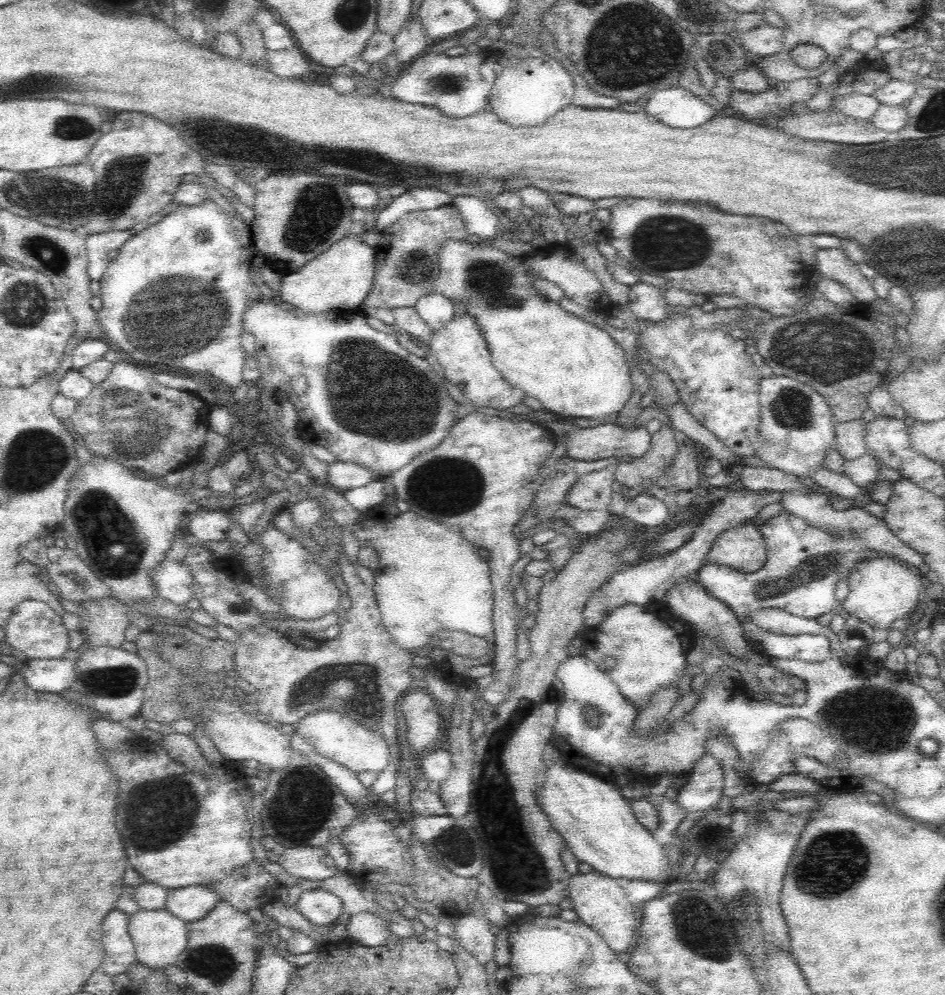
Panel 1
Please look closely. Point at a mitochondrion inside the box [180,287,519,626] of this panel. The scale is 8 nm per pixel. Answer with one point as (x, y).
(374, 411)

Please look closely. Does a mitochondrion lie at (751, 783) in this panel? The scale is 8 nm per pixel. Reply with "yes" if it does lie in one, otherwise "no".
no

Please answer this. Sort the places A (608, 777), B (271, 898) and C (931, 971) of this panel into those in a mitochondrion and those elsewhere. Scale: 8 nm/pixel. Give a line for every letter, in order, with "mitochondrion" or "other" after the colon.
A: other
B: other
C: other

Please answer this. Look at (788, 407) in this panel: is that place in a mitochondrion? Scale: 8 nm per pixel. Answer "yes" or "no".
yes

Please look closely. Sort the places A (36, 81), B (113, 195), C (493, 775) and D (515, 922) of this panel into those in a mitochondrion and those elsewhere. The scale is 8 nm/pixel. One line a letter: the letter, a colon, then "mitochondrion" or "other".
A: mitochondrion
B: mitochondrion
C: mitochondrion
D: other

